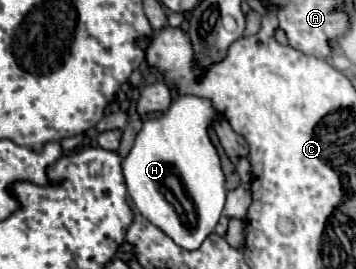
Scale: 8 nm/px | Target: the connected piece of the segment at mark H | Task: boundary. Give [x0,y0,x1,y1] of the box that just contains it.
[122,94,226,250]

